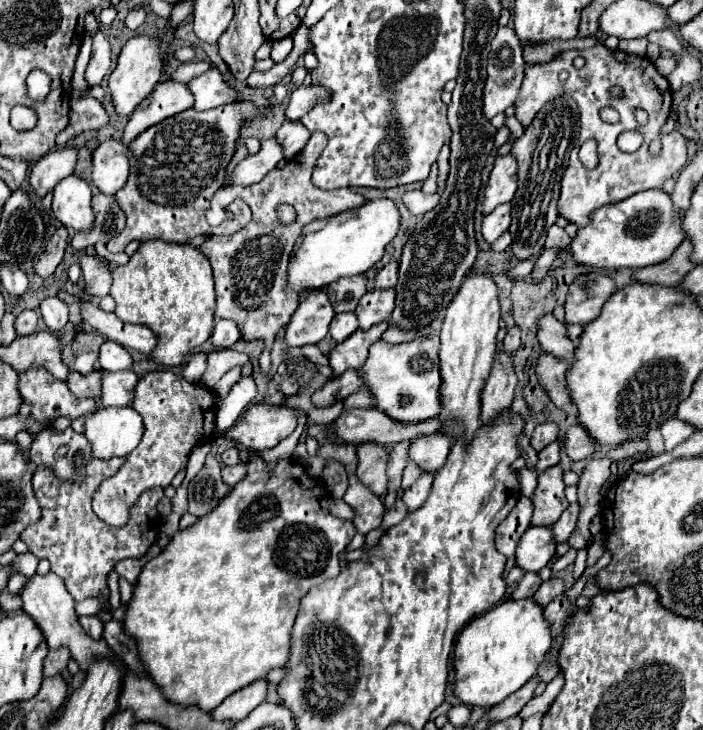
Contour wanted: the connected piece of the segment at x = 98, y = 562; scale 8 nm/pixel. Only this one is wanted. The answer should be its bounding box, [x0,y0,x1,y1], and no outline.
[20,457,164,601]

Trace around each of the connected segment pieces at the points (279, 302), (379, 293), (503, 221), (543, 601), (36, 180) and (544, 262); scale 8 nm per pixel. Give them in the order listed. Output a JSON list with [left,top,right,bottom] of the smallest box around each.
[[200,133,366,343],[356,289,396,329],[482,203,512,243],[534,579,566,607],[30,147,78,197],[532,247,560,281]]

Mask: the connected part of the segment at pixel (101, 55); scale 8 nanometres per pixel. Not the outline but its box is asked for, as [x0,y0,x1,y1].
[86,33,110,85]

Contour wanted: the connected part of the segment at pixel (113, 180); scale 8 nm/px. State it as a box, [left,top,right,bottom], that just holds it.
[92,139,132,195]

